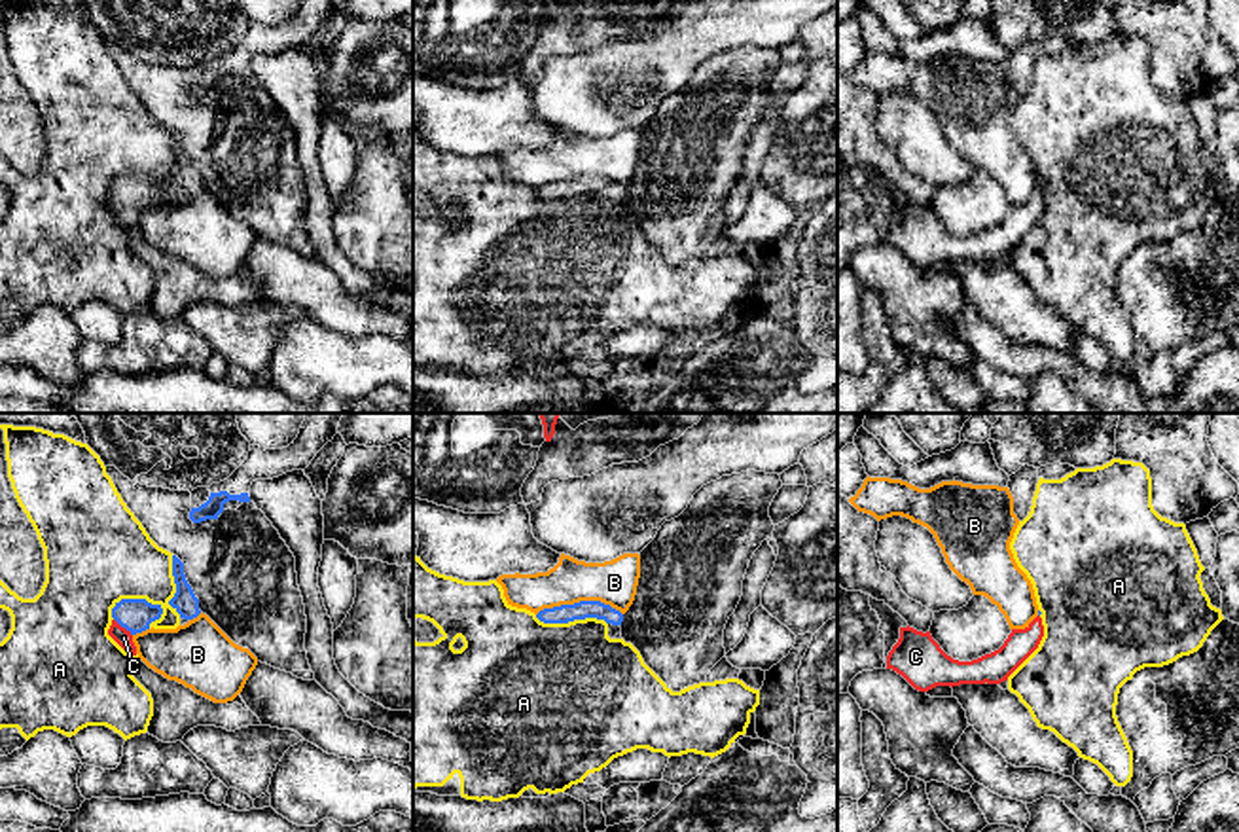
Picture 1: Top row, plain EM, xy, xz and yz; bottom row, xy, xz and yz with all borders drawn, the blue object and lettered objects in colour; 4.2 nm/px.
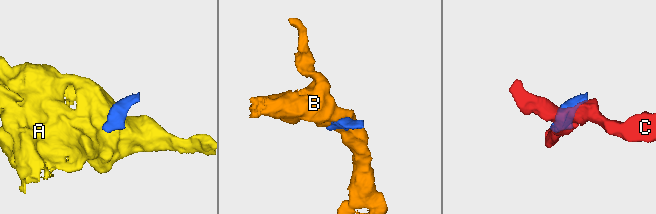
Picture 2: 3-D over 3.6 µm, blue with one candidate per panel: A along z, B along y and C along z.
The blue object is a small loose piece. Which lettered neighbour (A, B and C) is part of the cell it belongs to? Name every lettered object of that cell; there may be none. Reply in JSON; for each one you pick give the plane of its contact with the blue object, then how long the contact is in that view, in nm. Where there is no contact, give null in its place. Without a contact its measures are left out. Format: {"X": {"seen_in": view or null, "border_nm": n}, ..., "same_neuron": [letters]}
{"C": {"seen_in": "xy", "border_nm": 110}, "same_neuron": ["C"]}

